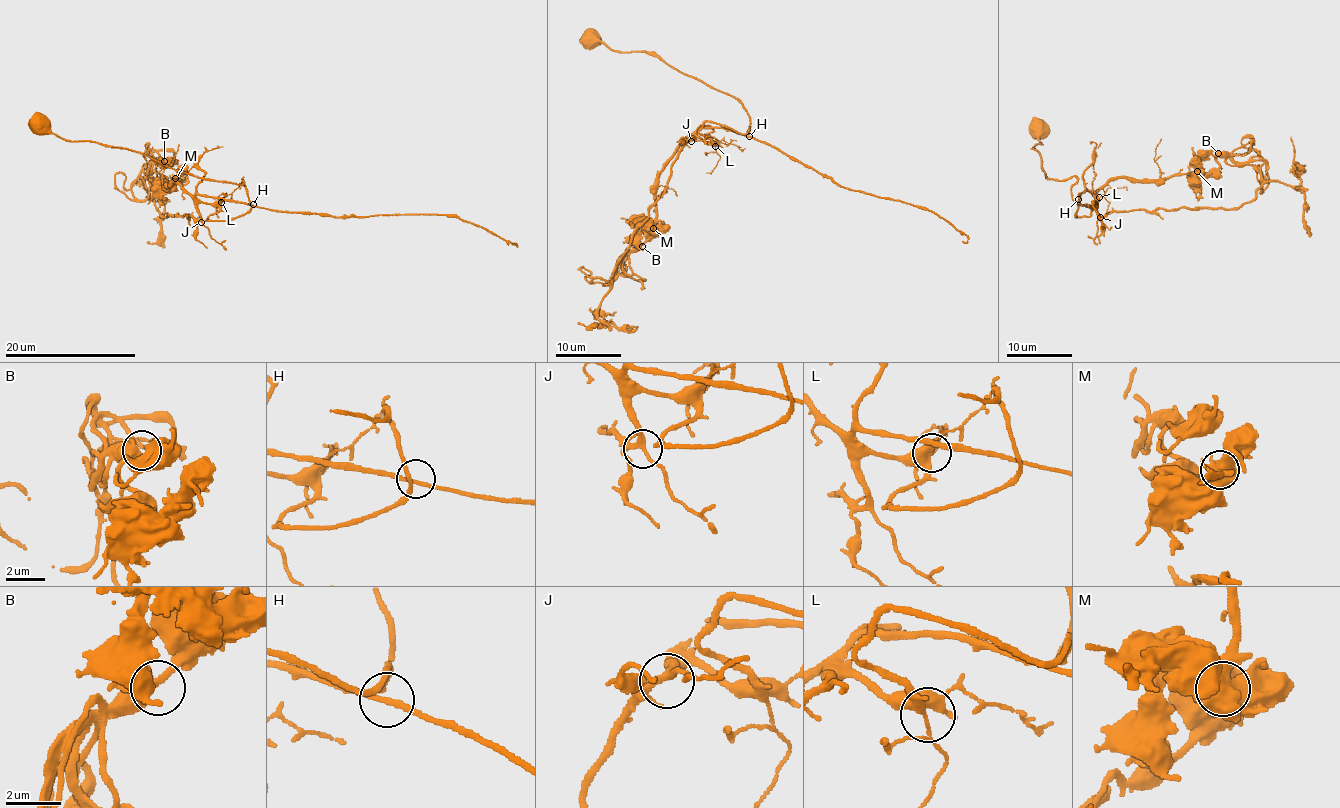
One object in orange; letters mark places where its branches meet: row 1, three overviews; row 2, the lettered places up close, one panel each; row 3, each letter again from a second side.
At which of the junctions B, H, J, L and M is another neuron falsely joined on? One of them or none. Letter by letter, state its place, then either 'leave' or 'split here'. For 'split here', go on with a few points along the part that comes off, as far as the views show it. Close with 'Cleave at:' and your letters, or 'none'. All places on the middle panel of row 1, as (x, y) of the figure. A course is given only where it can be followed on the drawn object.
B: (642, 246) | leave
H: (749, 136) | leave
J: (691, 141) | leave
L: (715, 146) | leave
M: (653, 228) | split here | (654, 228), (642, 222), (638, 242), (619, 259), (608, 282), (592, 283), (581, 267)
Cleave at: M

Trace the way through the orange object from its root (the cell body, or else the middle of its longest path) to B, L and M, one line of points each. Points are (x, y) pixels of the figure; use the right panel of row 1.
B: (1042, 129), (1032, 149), (1044, 175), (1076, 178), (1077, 202), (1118, 177), (1213, 173), (1218, 153)
L: (1042, 129), (1042, 144), (1032, 149), (1045, 177), (1077, 180), (1075, 216), (1088, 215), (1099, 197)
M: (1042, 129), (1032, 149), (1044, 175), (1076, 178), (1077, 202), (1112, 179), (1197, 171)

